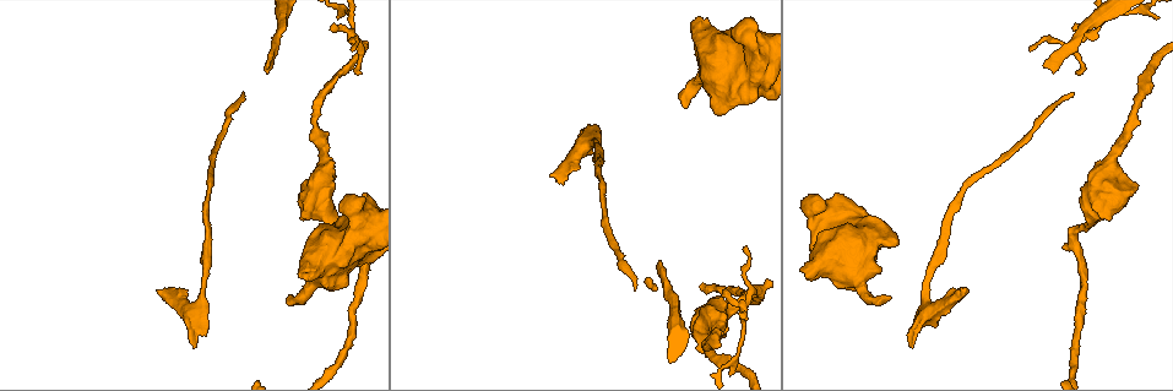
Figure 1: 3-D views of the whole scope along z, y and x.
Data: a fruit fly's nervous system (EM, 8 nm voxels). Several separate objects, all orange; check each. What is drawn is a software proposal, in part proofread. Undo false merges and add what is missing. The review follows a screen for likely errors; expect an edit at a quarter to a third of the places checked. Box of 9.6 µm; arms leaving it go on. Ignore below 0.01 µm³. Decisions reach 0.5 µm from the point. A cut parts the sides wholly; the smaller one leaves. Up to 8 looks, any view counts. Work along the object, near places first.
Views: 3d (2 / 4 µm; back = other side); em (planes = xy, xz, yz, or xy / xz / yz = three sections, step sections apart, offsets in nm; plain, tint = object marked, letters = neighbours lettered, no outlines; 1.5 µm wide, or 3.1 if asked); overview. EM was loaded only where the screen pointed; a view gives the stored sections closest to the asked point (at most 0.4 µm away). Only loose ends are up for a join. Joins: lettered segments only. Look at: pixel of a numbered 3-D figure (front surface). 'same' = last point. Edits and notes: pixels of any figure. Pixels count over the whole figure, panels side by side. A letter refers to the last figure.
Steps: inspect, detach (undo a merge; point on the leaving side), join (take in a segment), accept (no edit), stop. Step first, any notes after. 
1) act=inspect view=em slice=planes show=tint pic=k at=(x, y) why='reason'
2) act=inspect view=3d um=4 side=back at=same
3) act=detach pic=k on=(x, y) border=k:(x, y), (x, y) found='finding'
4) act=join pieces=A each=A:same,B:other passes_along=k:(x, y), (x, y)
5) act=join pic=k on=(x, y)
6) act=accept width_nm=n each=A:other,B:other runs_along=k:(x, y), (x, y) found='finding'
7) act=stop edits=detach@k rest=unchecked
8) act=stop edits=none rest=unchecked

act=inspect view=em slice=yz step=8 show=letters pic=1 at=(672, 310)

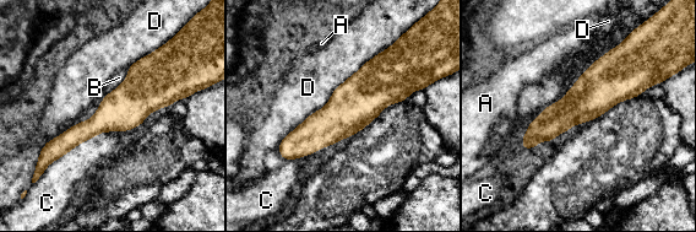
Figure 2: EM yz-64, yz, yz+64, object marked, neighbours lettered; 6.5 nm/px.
act=inspect view=em slice=planes show=letters at=same why='cut it another way'

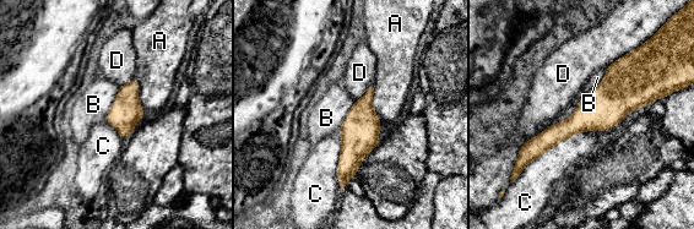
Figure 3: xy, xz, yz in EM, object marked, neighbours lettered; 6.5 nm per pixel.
act=accept each=A:other,B:other,C:other,D:other runs_along=3:(655, 88), (624, 88), (524, 152) found='one neuron here'

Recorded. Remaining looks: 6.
act=inspect view=3d um=4 pic=1 at=(350, 25) why='a narrow waist'

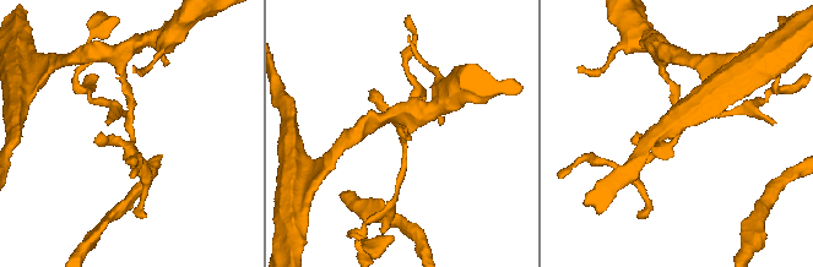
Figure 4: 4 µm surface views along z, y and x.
act=inspect view=em slice=xz step=4 show=tint pic=4 at=(132, 137)

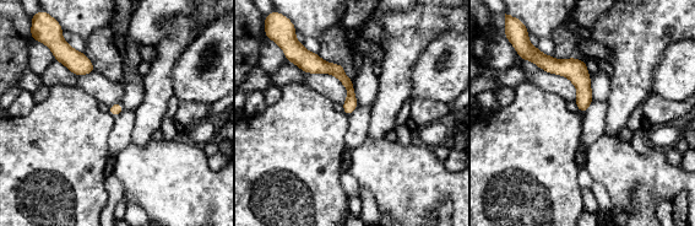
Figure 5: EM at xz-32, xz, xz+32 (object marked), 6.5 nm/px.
act=inspect view=em slice=planes show=letters at=same why='cut it another way'

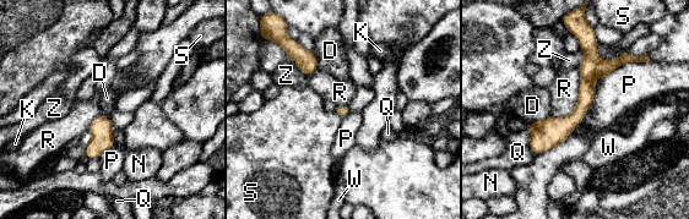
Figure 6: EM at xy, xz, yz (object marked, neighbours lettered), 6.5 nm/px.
act=accept width_nm=80 each=D:other,K:other,N:other,P:other,Q:other,R:other,S:other,W:other,Z:other runs_along=6:(585, 36), (585, 100), (536, 149) found='continuous, no second neuron'

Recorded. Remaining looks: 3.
act=inspect view=em slice=planes show=plain pic=1 at=(957, 290)

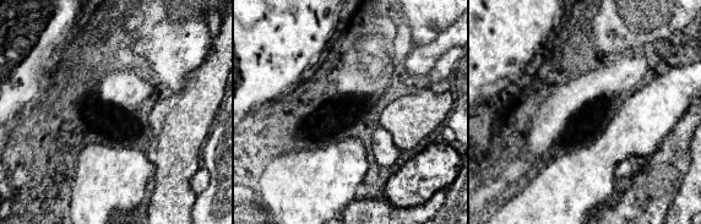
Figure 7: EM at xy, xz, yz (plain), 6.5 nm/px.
act=inspect view=em slice=planes show=letters at=same why='see the neighbours'

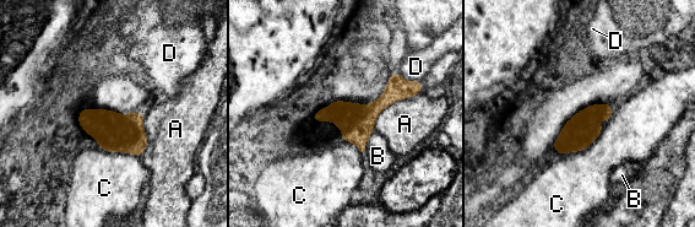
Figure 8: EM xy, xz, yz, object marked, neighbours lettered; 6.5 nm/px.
act=accept width_nm=220 each=A:other,B:other,C:other,D:other border=8:(613, 115), (588, 146), (575, 152) found='no lettered segment goes on from it'

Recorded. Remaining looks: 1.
act=stop edits=none rest=unchecked

